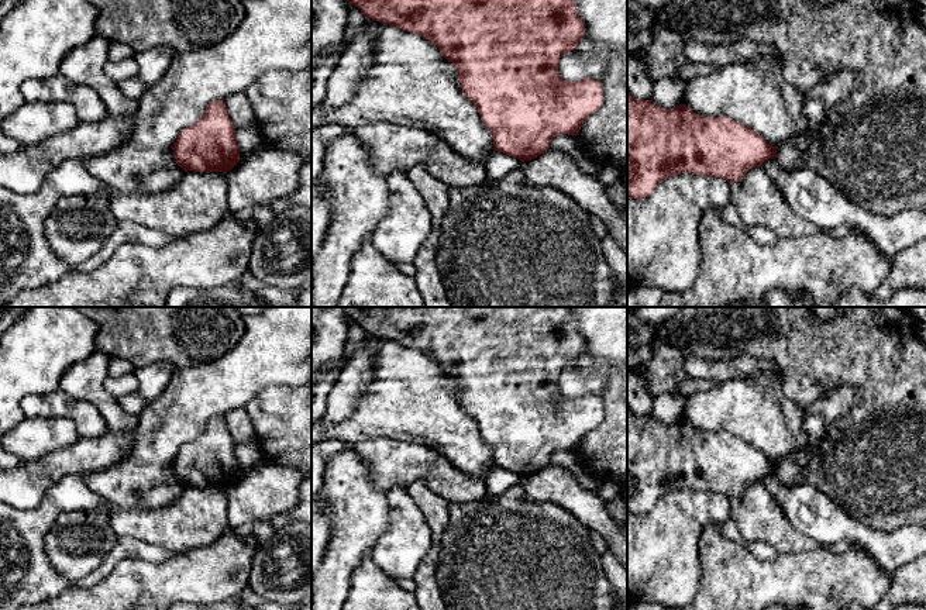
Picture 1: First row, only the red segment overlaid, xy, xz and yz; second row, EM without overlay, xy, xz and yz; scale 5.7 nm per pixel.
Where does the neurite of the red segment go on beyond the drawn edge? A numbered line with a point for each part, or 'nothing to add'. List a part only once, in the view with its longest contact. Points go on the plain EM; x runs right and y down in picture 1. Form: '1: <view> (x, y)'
nothing to add

